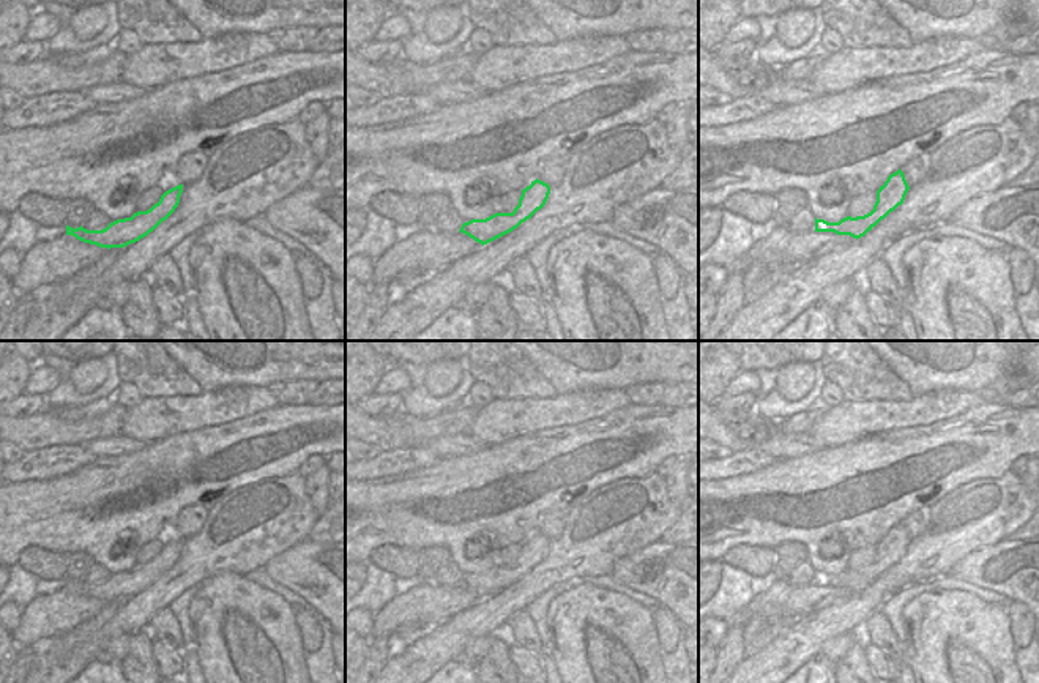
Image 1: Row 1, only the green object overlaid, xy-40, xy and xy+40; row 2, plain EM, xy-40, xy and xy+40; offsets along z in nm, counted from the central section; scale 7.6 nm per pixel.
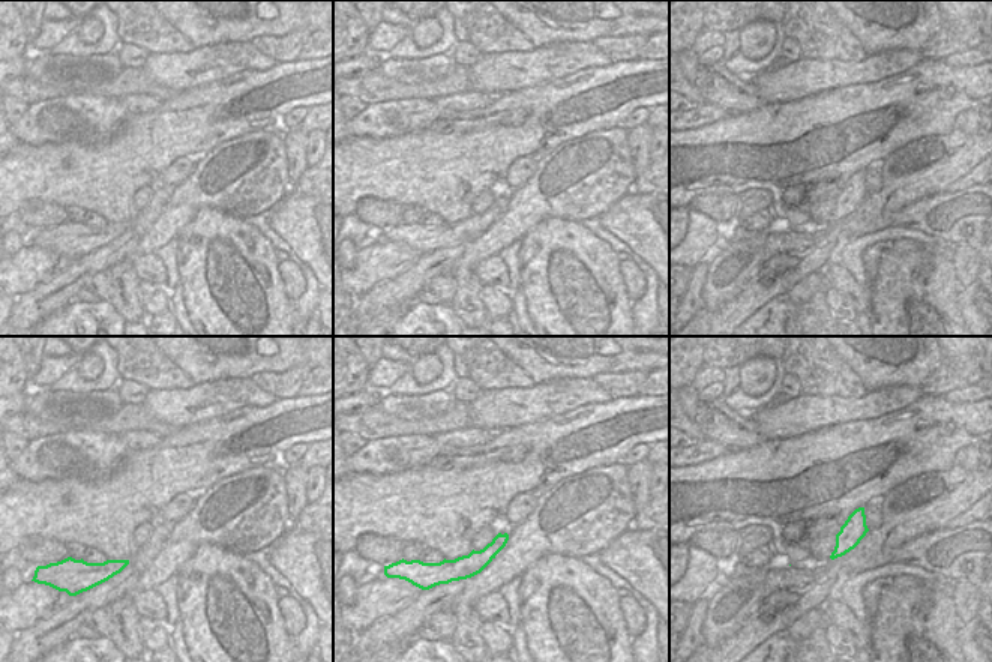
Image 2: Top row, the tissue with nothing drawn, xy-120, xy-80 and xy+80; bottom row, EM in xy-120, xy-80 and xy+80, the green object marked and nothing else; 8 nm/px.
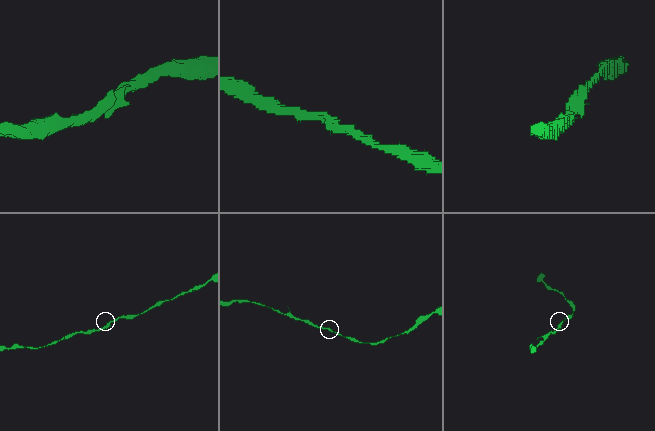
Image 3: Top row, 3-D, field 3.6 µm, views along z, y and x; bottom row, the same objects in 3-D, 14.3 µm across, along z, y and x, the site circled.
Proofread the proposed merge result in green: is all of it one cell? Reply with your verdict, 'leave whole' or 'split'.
leave whole

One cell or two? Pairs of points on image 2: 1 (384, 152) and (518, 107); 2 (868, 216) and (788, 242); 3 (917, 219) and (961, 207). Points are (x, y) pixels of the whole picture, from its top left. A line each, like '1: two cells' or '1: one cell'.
1: one cell
2: one cell
3: one cell

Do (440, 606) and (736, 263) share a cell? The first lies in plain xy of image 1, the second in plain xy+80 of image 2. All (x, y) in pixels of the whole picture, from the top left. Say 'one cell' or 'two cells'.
two cells

